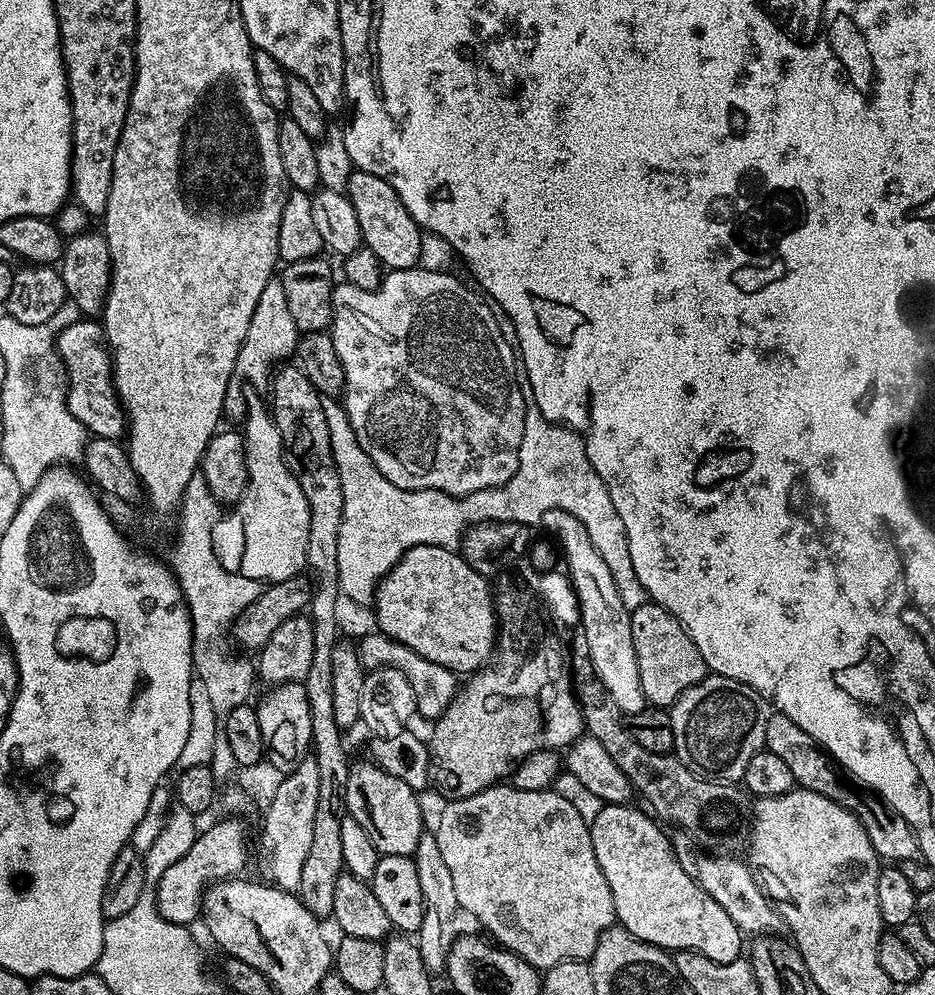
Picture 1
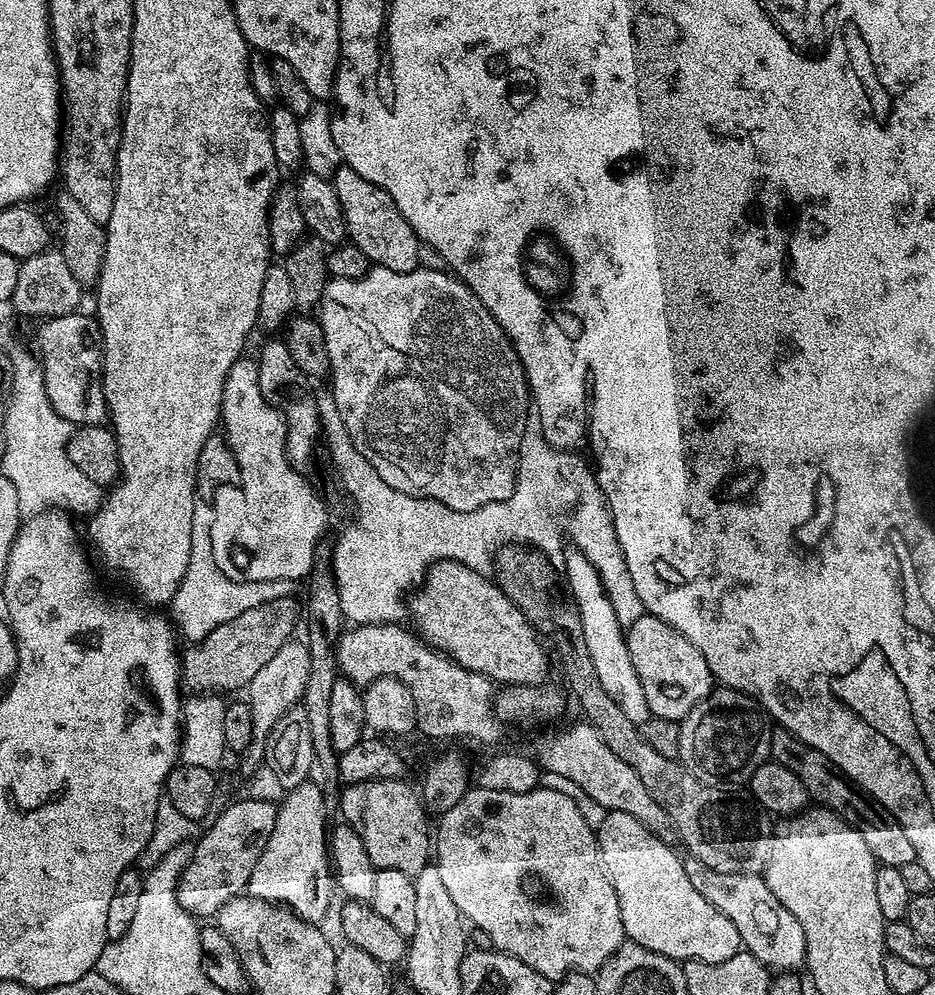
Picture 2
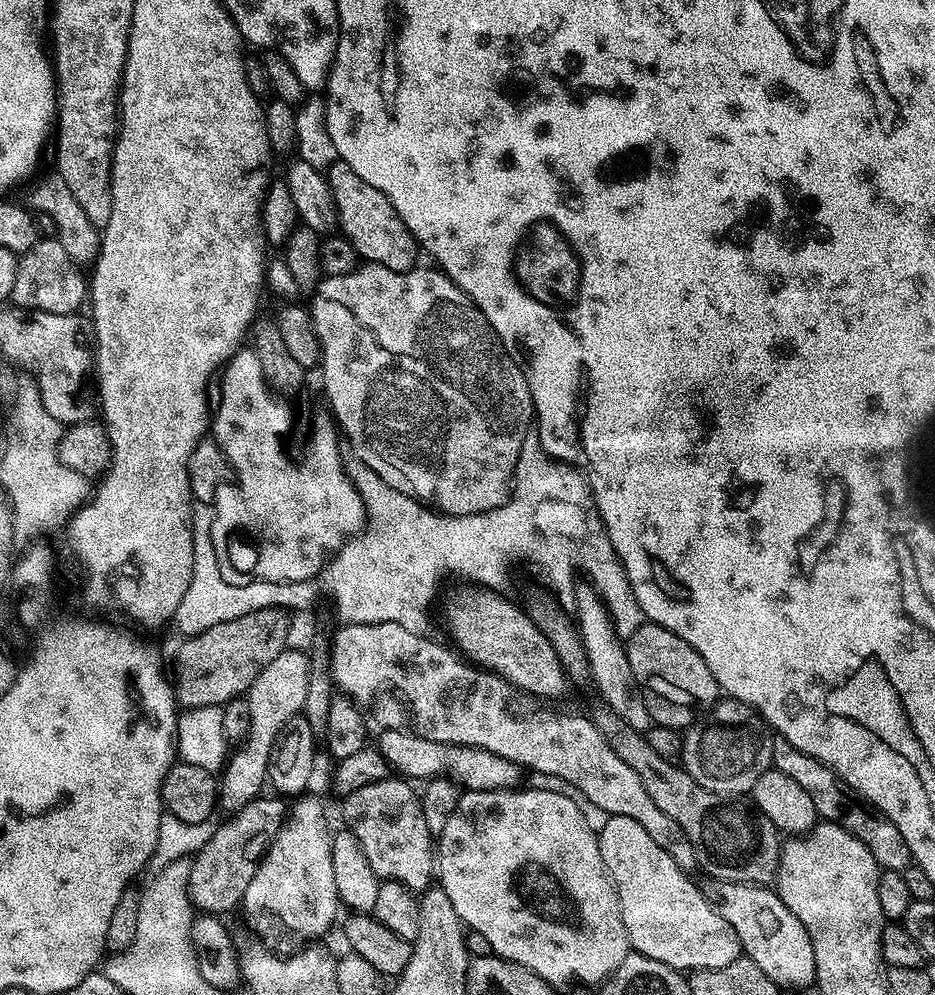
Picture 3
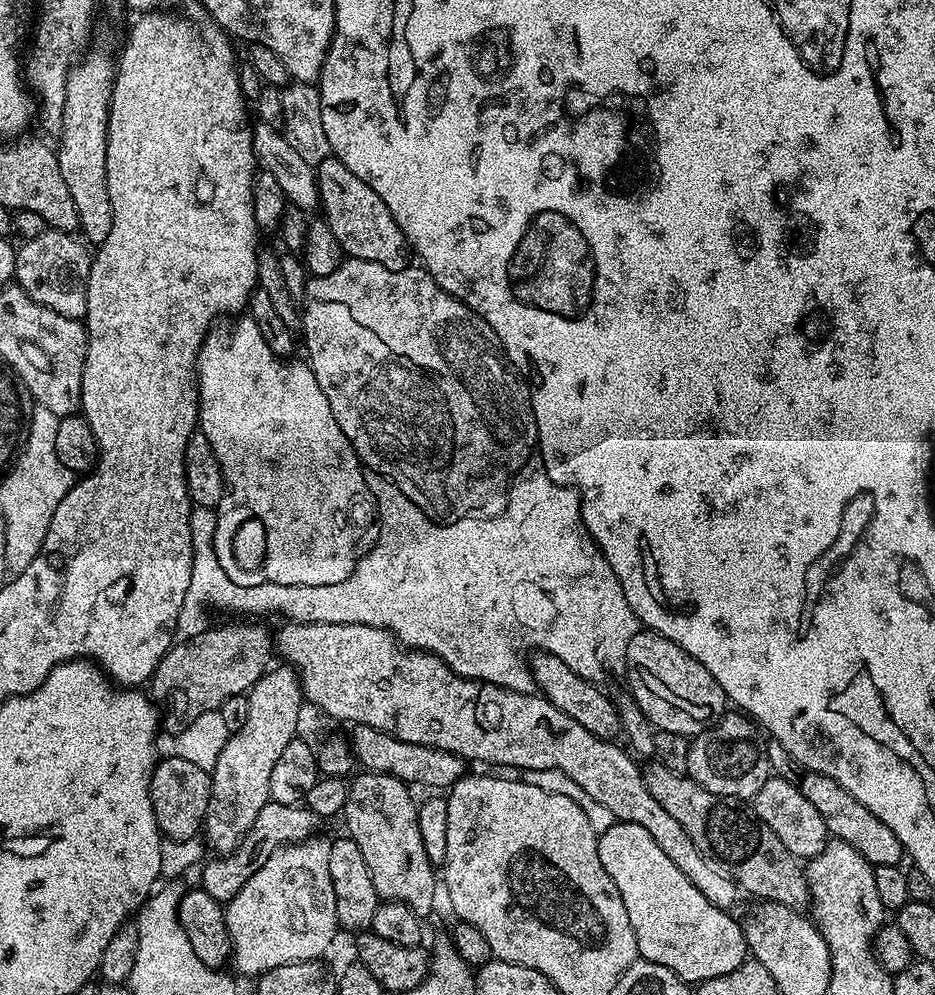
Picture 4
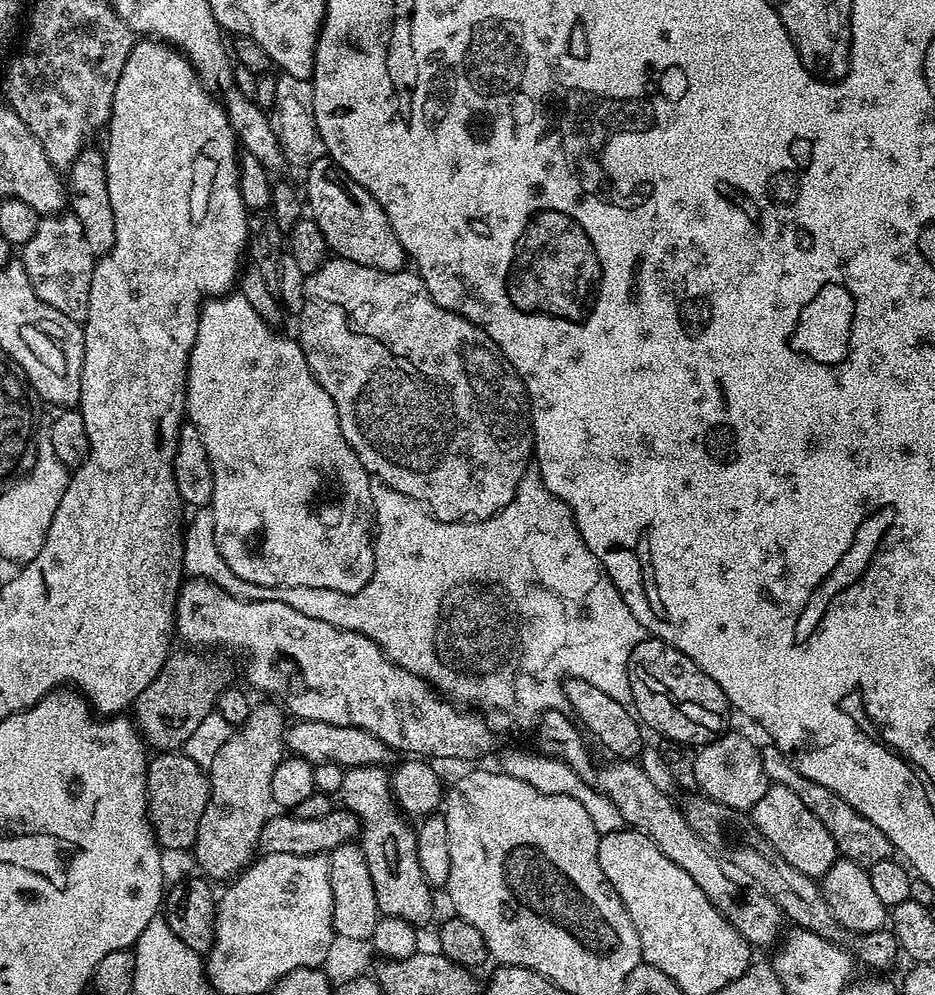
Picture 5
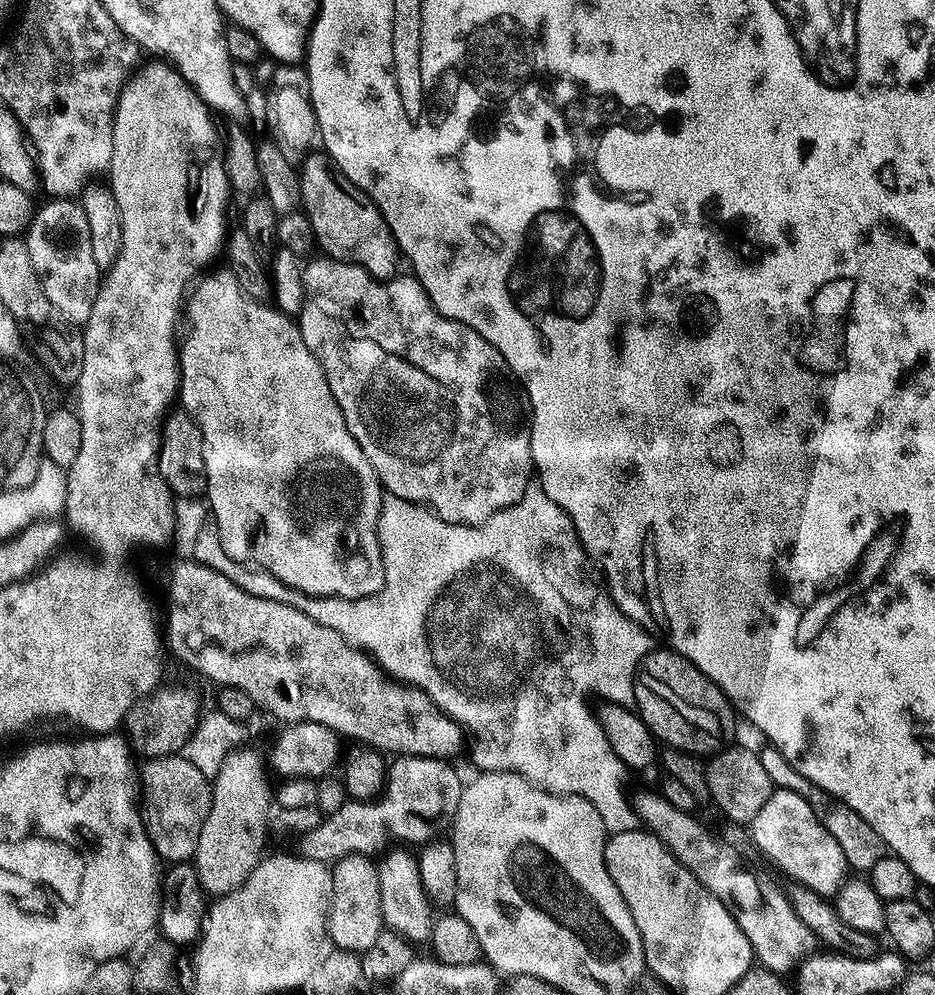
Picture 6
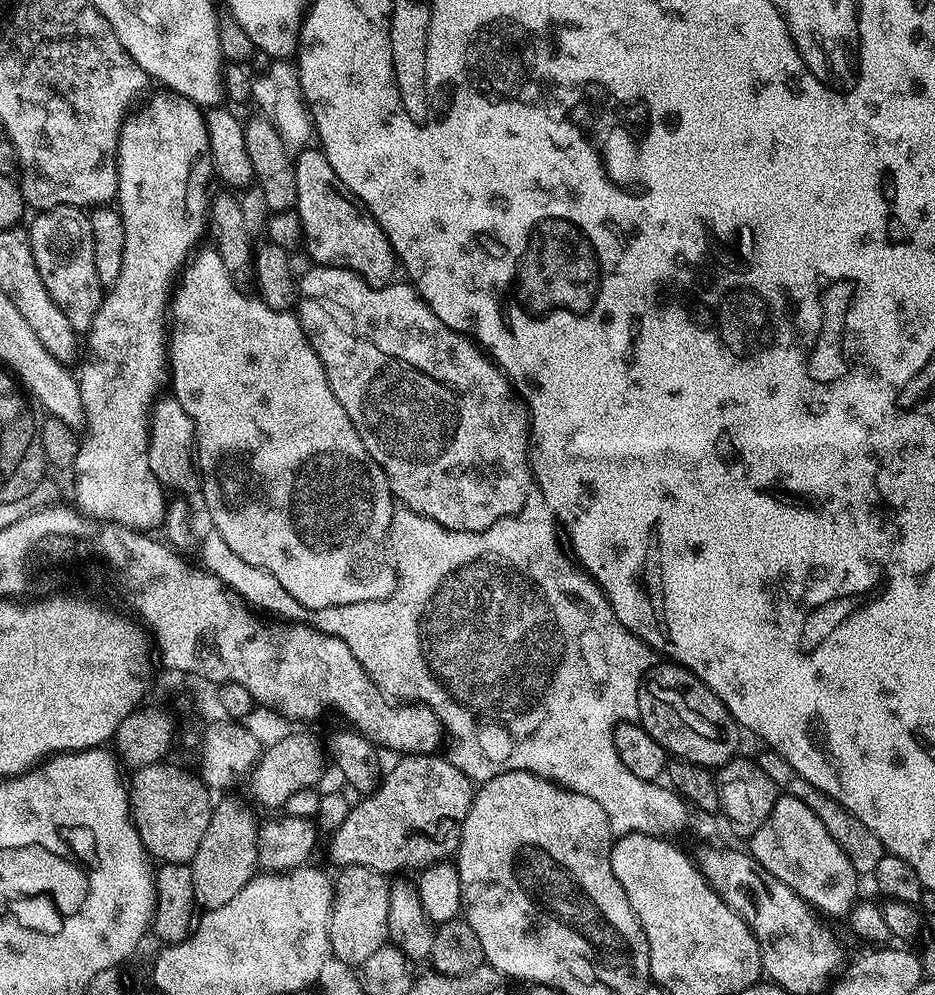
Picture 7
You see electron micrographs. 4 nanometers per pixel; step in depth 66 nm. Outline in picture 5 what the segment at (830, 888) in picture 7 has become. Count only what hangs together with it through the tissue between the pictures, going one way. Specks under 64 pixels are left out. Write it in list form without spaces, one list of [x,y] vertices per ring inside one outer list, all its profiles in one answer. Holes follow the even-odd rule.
[[[772,784],[750,809],[750,815],[760,833],[775,846],[778,854],[782,854],[782,858],[786,858],[794,870],[802,870],[802,874],[822,878],[838,859],[836,843],[834,838],[830,838],[830,830],[826,830],[826,826],[822,826],[822,822],[818,822],[810,810],[806,810],[802,798],[798,798],[794,790],[781,784]]]

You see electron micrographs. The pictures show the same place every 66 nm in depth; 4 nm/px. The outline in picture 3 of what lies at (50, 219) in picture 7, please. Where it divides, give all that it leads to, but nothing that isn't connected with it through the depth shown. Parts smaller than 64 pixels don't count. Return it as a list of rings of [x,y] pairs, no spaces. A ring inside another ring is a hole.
[[[55,238],[37,239],[35,246],[16,261],[14,290],[10,300],[17,308],[70,316],[81,311],[80,303],[86,300],[86,276],[81,265],[70,258],[66,246]]]

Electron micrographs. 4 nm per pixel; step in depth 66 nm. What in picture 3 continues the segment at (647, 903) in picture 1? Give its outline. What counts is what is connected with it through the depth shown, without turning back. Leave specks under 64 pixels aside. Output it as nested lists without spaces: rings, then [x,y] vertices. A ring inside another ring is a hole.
[[[609,816],[598,839],[602,862],[612,877],[620,899],[622,922],[626,922],[626,934],[632,952],[640,952],[646,958],[654,958],[654,962],[662,962],[685,974],[707,968],[725,968],[741,956],[742,949],[730,922],[722,918],[709,897],[708,901],[696,889],[693,877],[681,870],[674,858],[670,858],[670,854],[666,854],[666,850],[662,850],[662,846],[658,846],[658,842],[654,842],[654,838],[650,838],[650,834],[646,834],[646,830],[634,822],[634,818]]]

